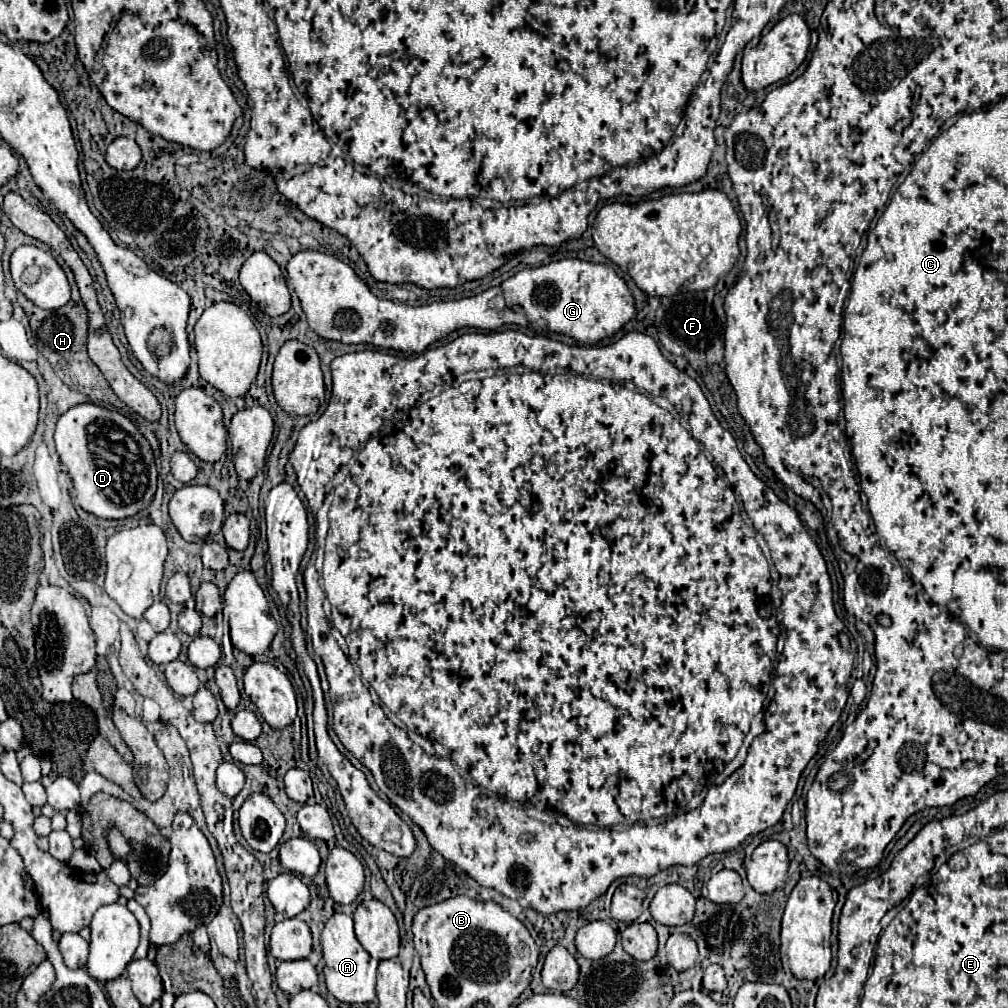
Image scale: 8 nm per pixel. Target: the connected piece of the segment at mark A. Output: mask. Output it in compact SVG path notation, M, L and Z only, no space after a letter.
M341 912L333 914L321 932L321 948L323 948L323 962L325 962L323 974L325 974L327 990L341 1002L349 1002L349 1004L375 1002L377 962L373 962L371 956L359 944L353 930L353 916Z

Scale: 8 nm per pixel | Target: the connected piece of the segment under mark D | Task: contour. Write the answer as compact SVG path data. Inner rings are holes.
M77 404L57 420L55 444L73 480L73 498L85 512L115 520L135 516L151 504L157 488L153 450L123 414L95 404Z

